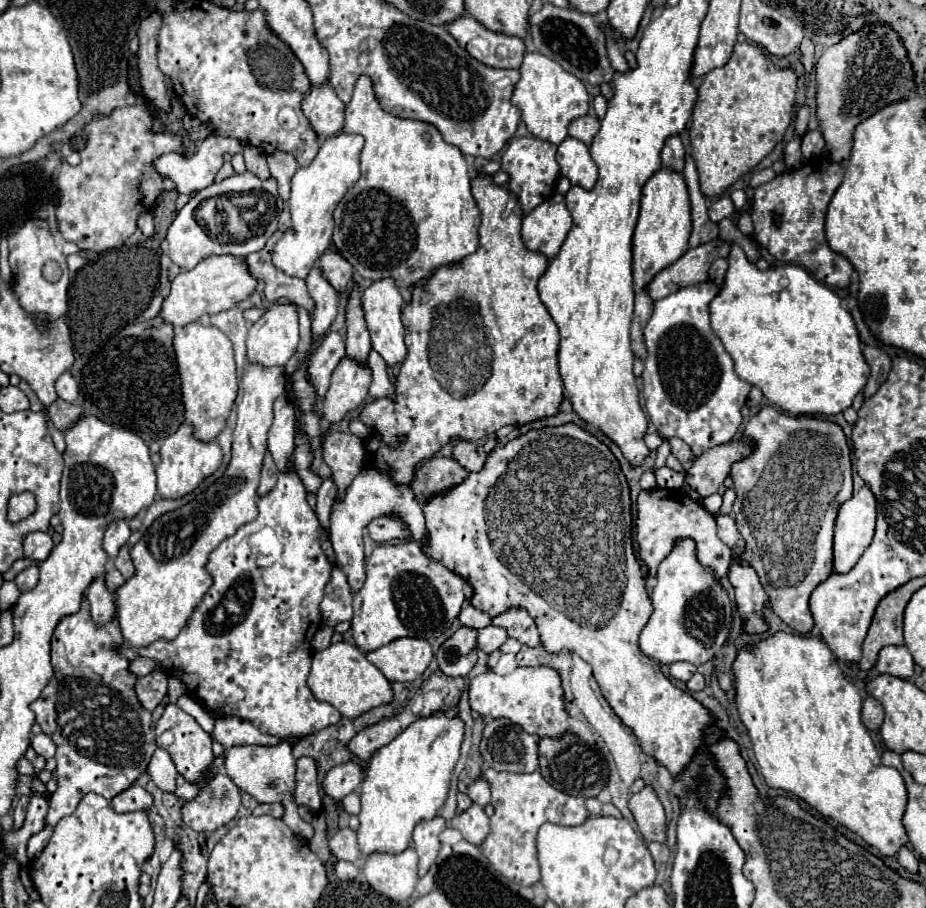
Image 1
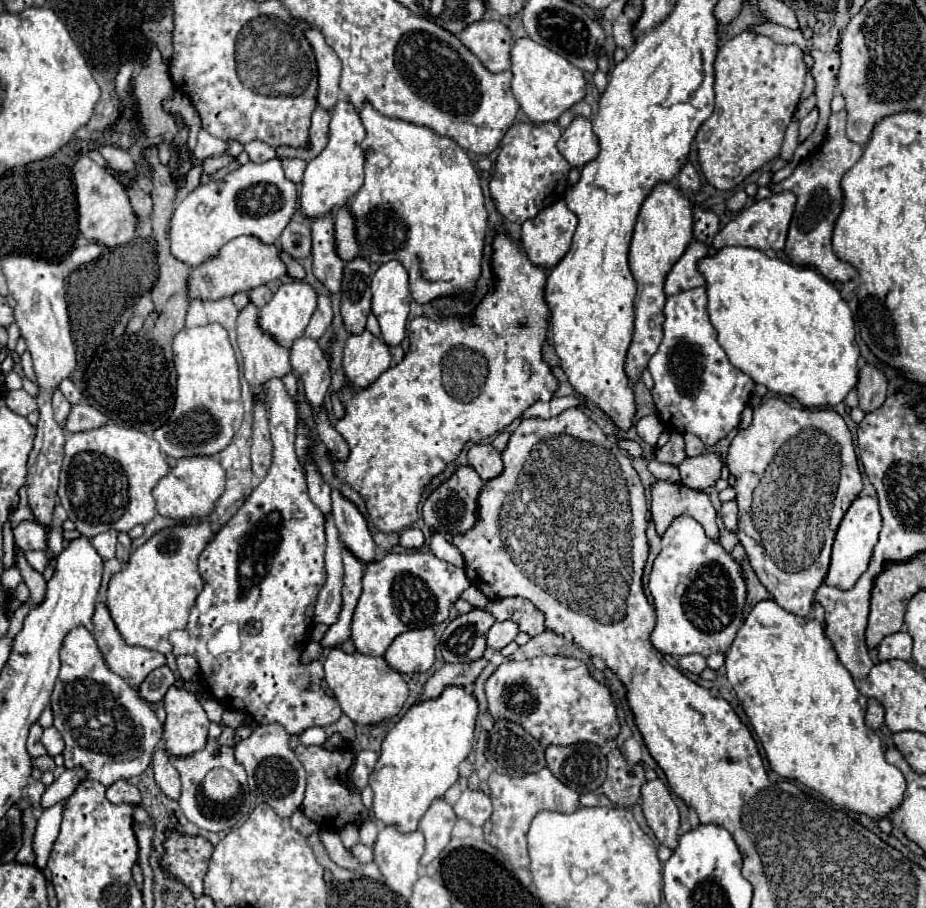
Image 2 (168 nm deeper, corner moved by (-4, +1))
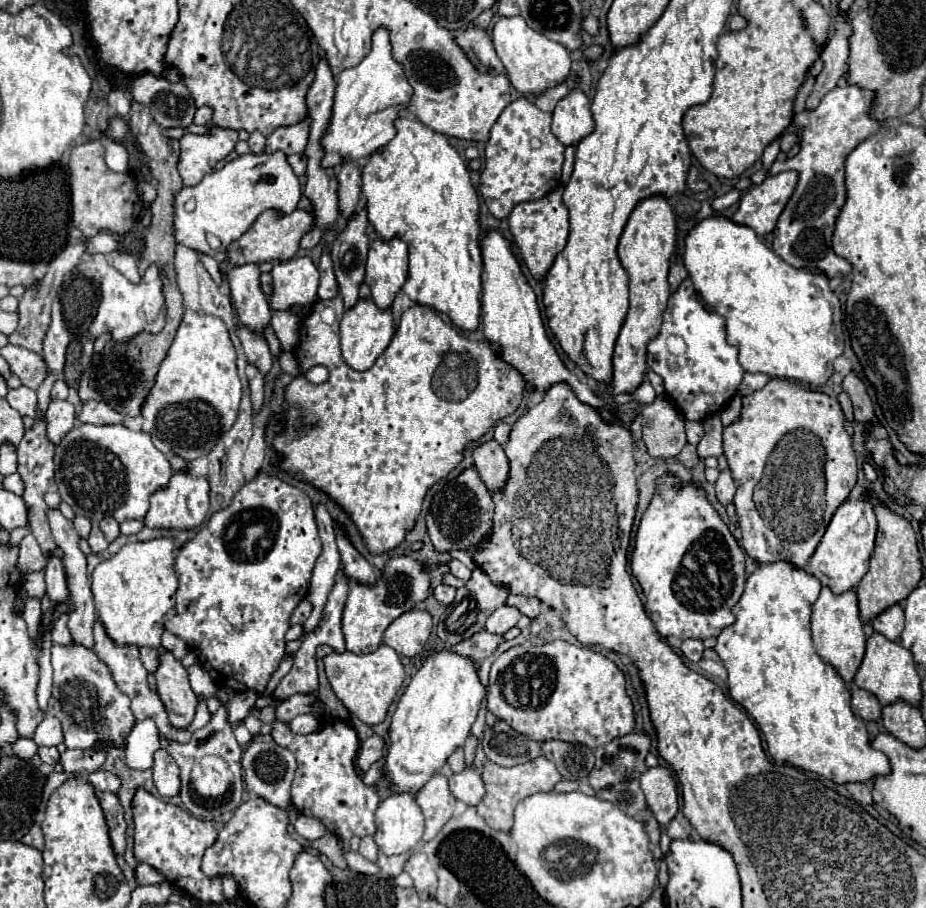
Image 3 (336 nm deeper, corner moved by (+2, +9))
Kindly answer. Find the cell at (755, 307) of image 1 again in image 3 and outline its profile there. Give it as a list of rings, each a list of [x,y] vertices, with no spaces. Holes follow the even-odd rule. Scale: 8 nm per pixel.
[[[728,216],[700,220],[684,238],[684,266],[696,292],[706,306],[724,318],[726,340],[738,348],[738,362],[746,372],[764,372],[770,378],[792,378],[808,386],[822,386],[834,372],[830,360],[845,348],[842,310],[828,286],[828,278],[798,270],[774,254],[750,226],[732,222]]]

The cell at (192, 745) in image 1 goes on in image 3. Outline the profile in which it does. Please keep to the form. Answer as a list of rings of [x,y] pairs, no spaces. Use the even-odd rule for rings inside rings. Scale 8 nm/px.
[[[158,646],[158,656],[160,664],[154,672],[158,694],[166,706],[170,724],[176,728],[186,728],[196,710],[196,694],[190,688],[188,670],[164,646]]]

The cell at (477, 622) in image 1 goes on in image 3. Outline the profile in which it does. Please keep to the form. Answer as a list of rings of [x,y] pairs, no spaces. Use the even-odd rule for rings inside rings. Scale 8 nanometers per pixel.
[[[440,584],[440,586],[436,586],[436,588],[432,590],[432,596],[434,596],[438,602],[442,602],[442,604],[450,604],[450,602],[454,600],[454,594],[456,594],[456,588],[446,586],[446,584]]]

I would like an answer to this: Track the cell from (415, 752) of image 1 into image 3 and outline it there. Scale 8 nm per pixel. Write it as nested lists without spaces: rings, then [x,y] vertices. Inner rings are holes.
[[[440,650],[424,660],[420,670],[416,672],[416,676],[410,680],[404,694],[400,696],[390,724],[390,746],[384,758],[384,776],[390,780],[394,792],[416,794],[432,778],[432,774],[436,774],[444,766],[448,756],[456,748],[460,748],[466,736],[470,734],[470,728],[476,720],[484,696],[486,696],[486,688],[482,686],[478,678],[478,668],[470,658],[454,654],[450,650]]]

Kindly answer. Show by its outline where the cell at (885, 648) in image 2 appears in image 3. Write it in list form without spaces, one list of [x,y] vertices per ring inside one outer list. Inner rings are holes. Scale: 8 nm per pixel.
[[[900,604],[888,606],[884,612],[880,612],[874,620],[872,626],[876,632],[884,634],[888,640],[896,640],[902,630],[904,630],[904,610]]]

